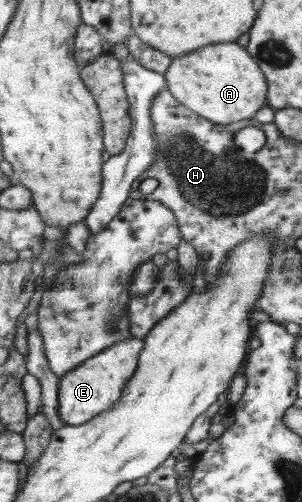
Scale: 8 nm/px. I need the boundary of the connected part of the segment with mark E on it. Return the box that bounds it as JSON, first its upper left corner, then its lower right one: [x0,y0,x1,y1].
[58,338,144,425]

